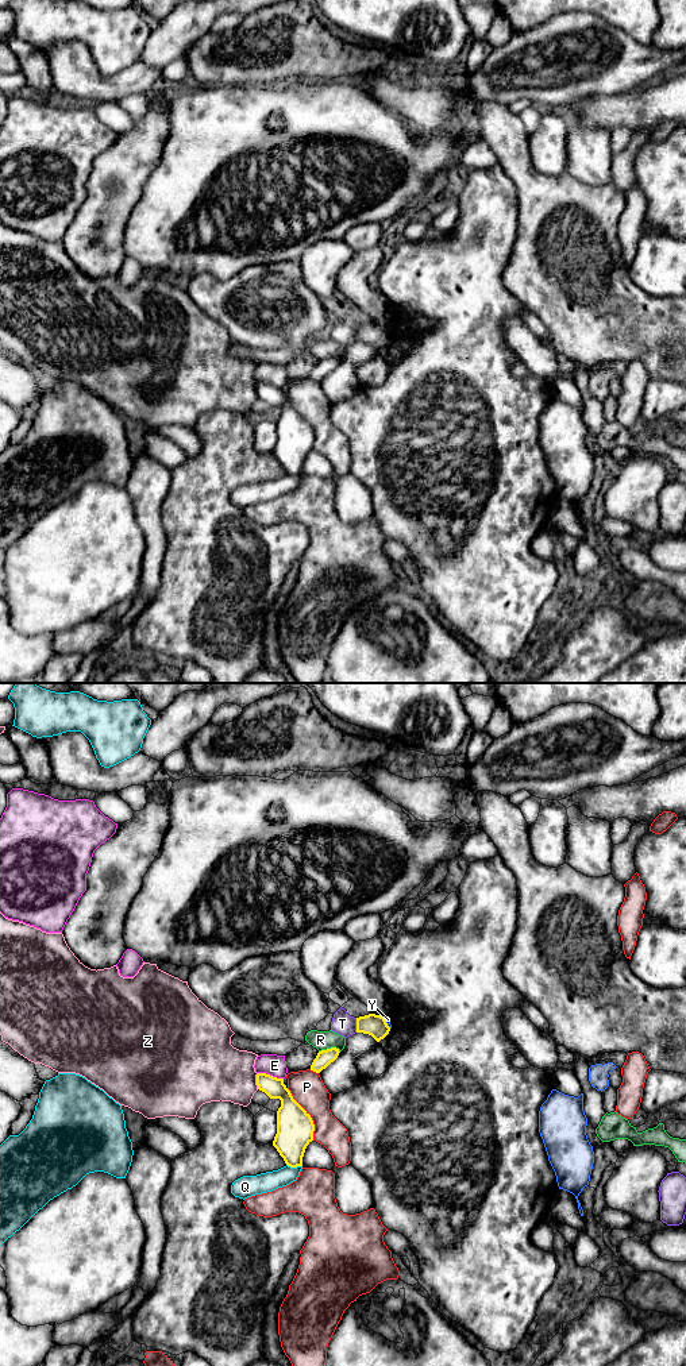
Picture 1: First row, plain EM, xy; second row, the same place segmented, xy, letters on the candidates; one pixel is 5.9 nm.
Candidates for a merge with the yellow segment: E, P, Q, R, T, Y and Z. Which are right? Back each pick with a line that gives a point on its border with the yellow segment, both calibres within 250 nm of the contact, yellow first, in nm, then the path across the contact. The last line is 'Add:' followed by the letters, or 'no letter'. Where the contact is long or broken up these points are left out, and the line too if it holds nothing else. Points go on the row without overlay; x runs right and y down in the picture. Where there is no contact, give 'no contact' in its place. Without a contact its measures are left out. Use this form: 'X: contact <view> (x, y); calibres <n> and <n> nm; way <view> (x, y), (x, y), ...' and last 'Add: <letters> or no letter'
Add: no letter

